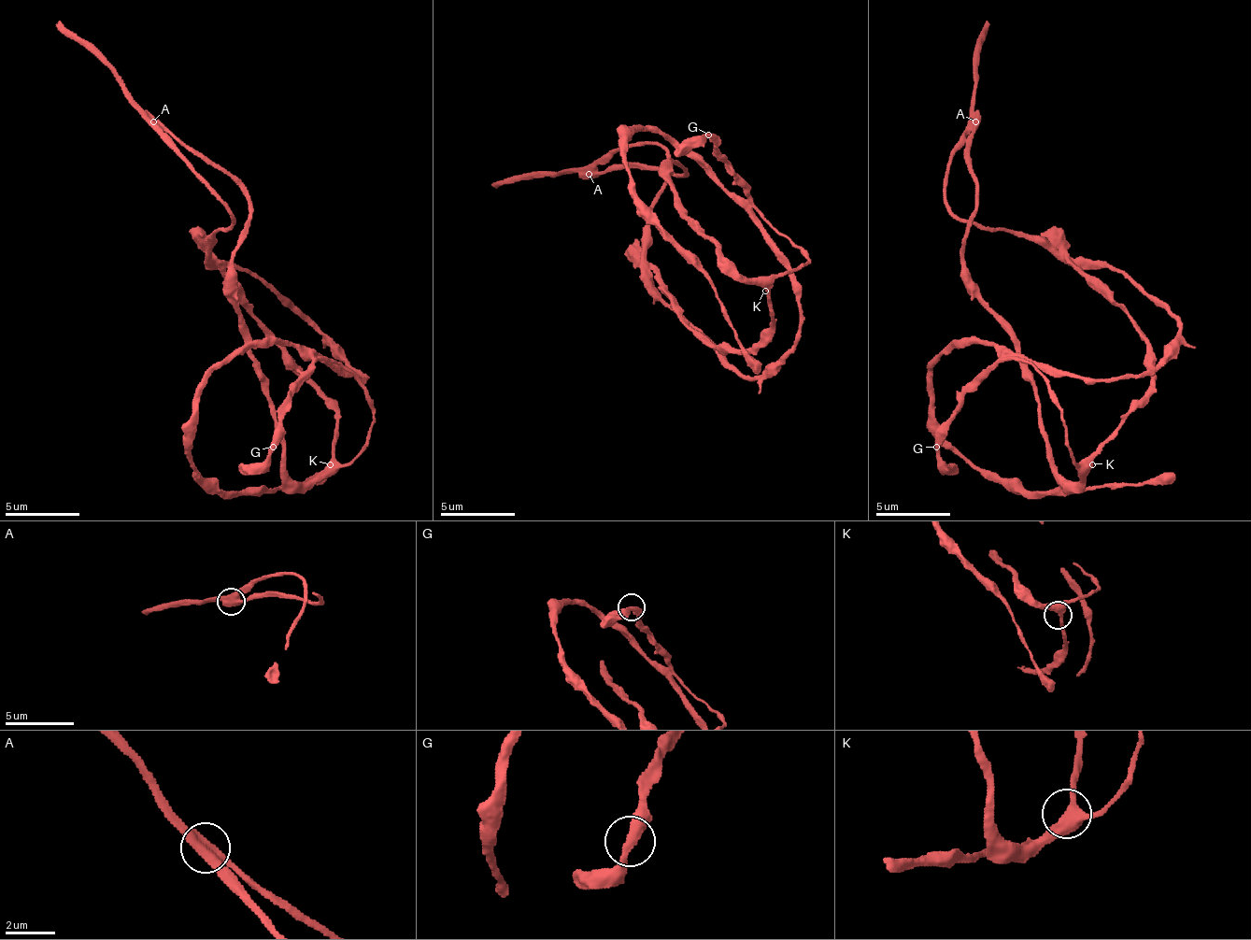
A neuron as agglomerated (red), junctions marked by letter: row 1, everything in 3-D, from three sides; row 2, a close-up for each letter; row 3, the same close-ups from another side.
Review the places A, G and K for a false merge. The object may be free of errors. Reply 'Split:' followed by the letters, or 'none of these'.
Split: A

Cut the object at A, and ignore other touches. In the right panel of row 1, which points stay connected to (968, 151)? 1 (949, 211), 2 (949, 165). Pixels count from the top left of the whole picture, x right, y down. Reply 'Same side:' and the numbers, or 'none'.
Same side: none

